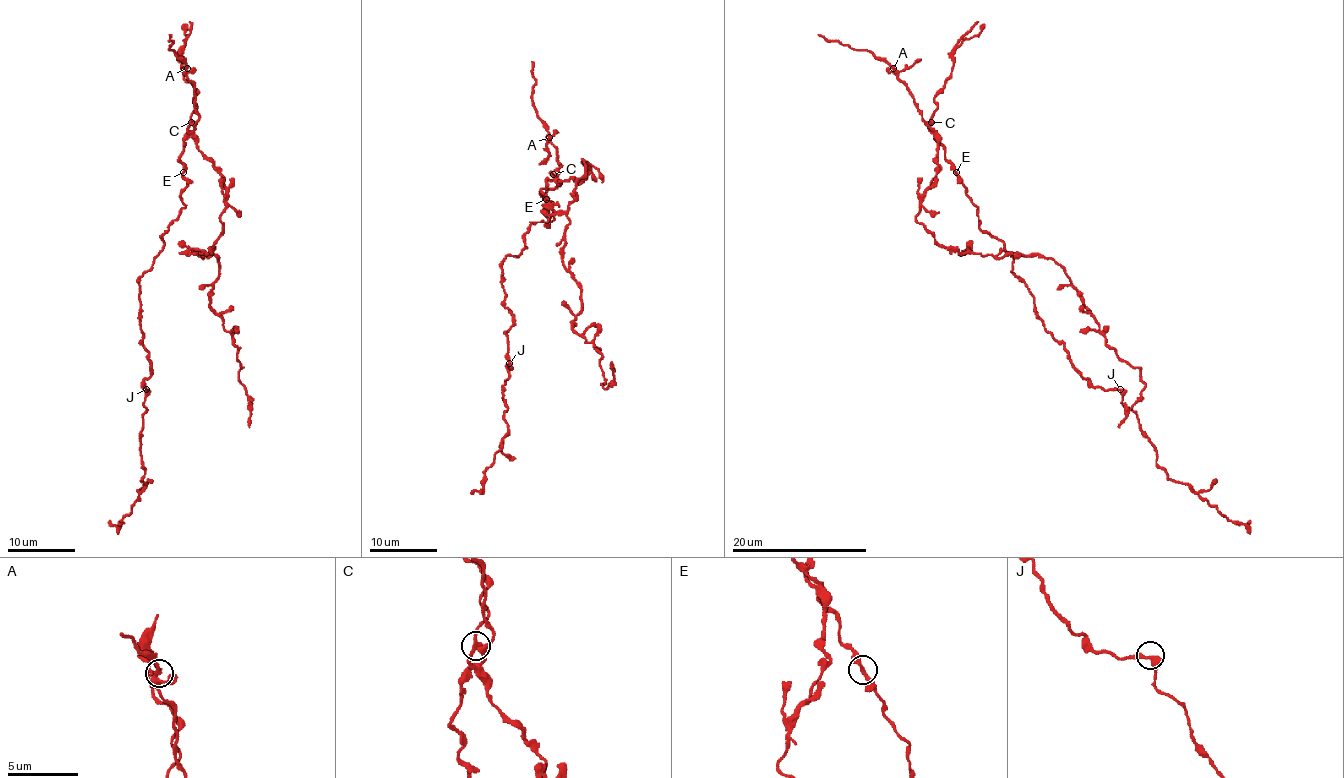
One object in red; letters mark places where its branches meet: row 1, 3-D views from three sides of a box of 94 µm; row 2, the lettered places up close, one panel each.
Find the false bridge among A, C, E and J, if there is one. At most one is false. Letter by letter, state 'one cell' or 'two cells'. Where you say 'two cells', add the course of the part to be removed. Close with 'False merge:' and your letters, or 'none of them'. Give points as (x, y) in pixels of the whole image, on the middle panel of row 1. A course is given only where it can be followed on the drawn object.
A: one cell
C: two cells; foreign part runs (553, 174), (583, 181), (588, 164), (563, 265), (605, 389), (612, 362)
E: one cell
J: one cell
False merge: C

